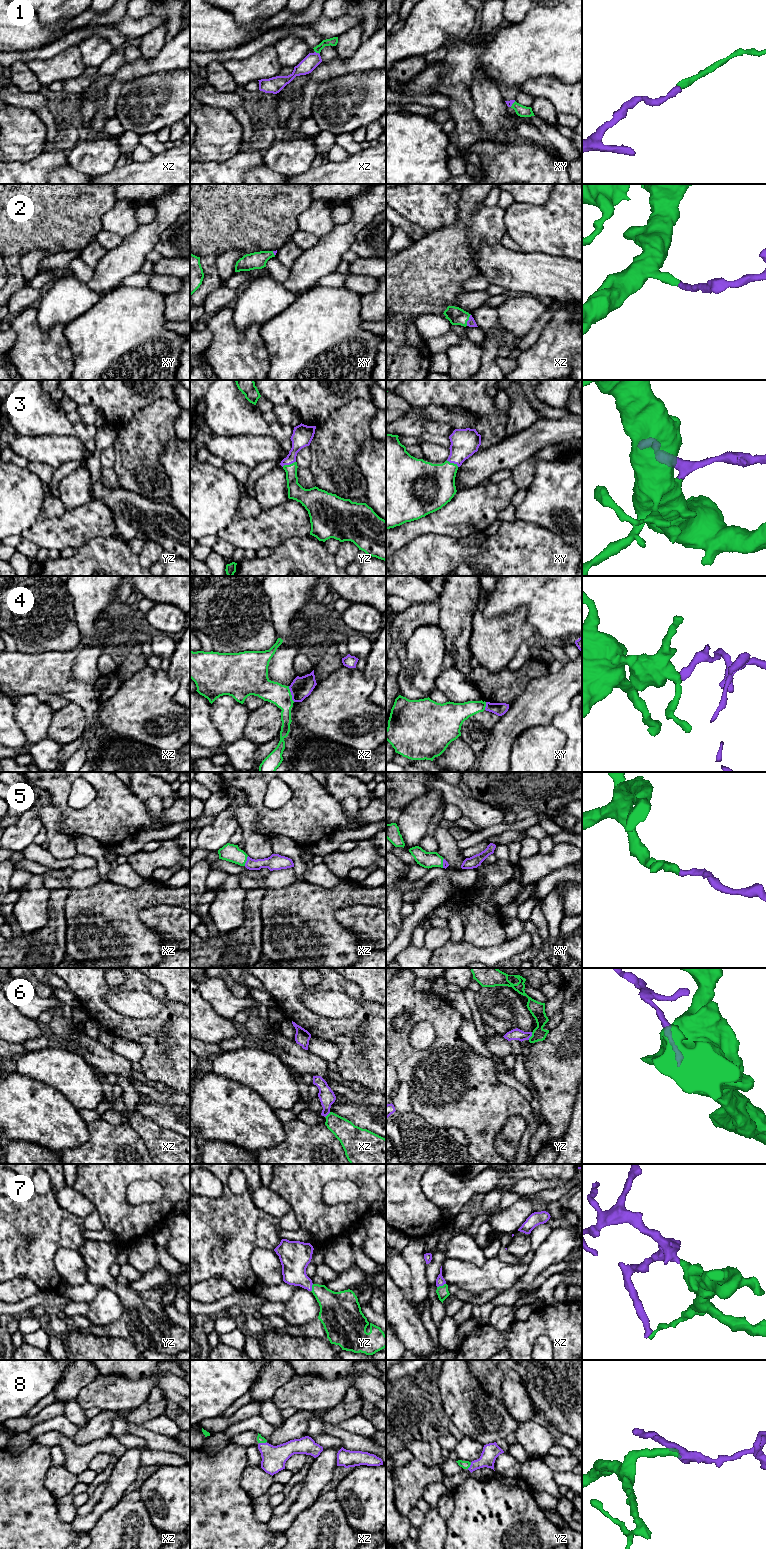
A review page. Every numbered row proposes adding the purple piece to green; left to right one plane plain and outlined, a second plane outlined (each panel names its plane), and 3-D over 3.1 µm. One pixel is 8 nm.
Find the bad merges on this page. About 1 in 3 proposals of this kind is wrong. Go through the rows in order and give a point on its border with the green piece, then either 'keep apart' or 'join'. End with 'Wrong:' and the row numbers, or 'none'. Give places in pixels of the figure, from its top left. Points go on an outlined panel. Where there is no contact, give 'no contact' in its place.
1: meets green in xz at (317, 52); join
2: meets green in xz at (467, 320); join
3: meets green in yz at (288, 465); join
4: meets green in xz at (290, 694); keep apart
5: meets green in xz at (246, 860); join
6: meets green in yz at (531, 1036); keep apart
7: meets green in xz at (441, 1286); join
8: meets green in xz at (262, 1442); join
Wrong: 4, 6

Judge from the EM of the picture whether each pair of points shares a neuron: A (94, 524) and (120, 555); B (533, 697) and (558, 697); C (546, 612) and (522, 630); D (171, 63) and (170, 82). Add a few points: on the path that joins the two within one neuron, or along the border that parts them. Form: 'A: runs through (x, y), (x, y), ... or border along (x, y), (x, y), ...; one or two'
A: border along (113, 533), (107, 536), (92, 537), (82, 543); two
B: runs through (539, 697), (552, 697); one
C: border along (509, 613), (524, 606), (526, 621), (536, 637); two
D: border along (179, 69), (160, 70), (148, 75); two

